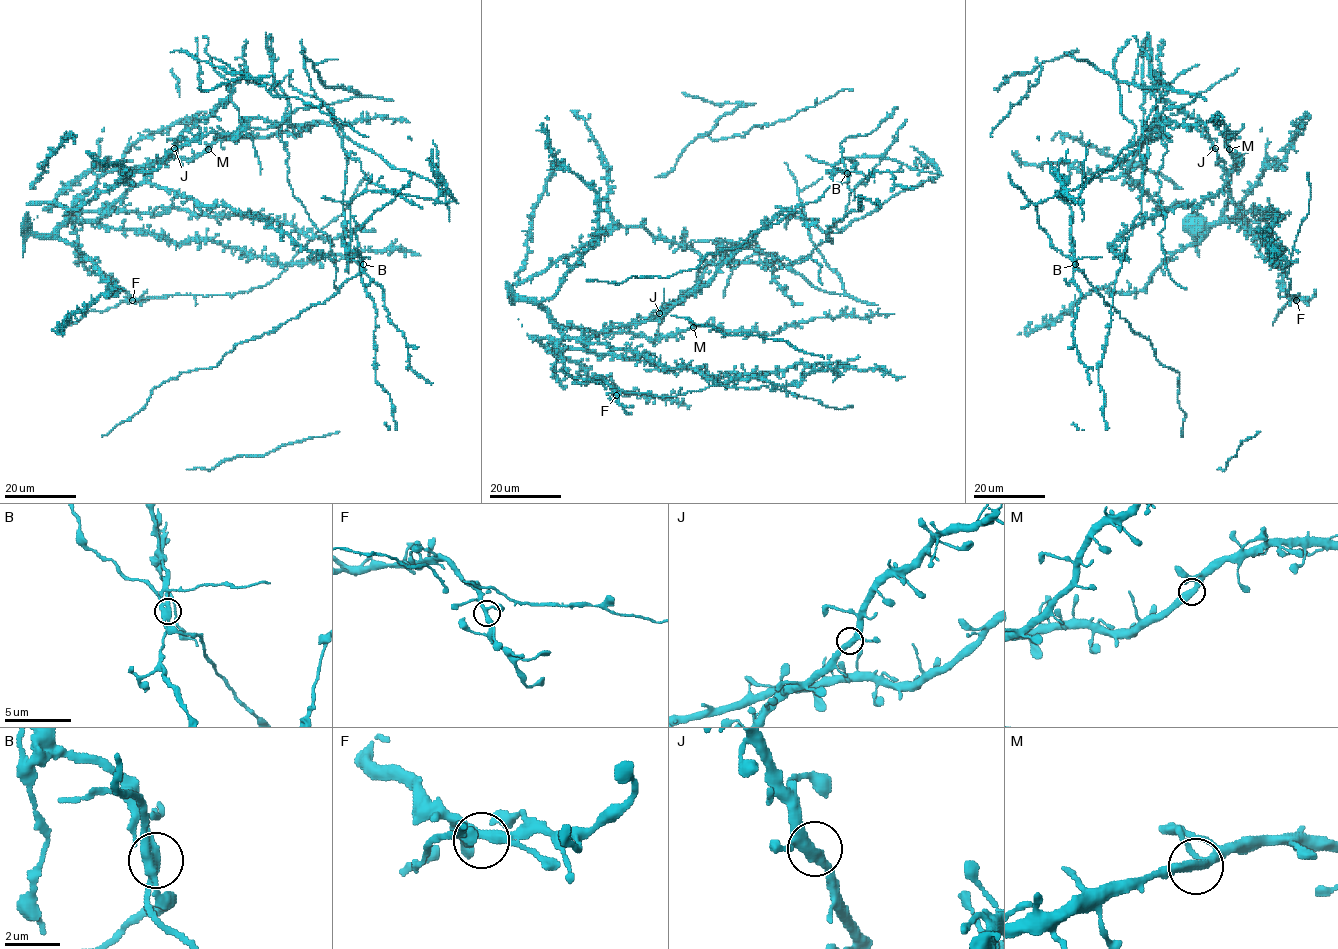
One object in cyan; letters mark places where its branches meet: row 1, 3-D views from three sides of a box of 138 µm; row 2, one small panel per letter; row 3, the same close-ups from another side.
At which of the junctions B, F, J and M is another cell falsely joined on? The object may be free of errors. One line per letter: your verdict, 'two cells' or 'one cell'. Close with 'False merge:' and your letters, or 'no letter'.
B: two cells
F: one cell
J: one cell
M: one cell
False merge: B

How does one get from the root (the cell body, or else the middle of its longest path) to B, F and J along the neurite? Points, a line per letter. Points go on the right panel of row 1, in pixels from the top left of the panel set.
B: (1153, 107), (1135, 149), (1112, 170), (1075, 189), (1058, 192), (1072, 211), (1074, 265)
F: (1153, 107), (1171, 88), (1158, 75), (1158, 118), (1143, 125), (1154, 87), (1205, 125), (1239, 220), (1296, 300)
J: (1153, 107), (1171, 88), (1158, 75), (1158, 118), (1143, 125), (1144, 93), (1154, 87), (1198, 119), (1215, 148)

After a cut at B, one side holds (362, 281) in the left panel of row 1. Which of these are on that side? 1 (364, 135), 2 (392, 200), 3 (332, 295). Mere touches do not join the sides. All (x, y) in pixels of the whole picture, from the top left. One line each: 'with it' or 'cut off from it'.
1: cut off from it
2: cut off from it
3: cut off from it

